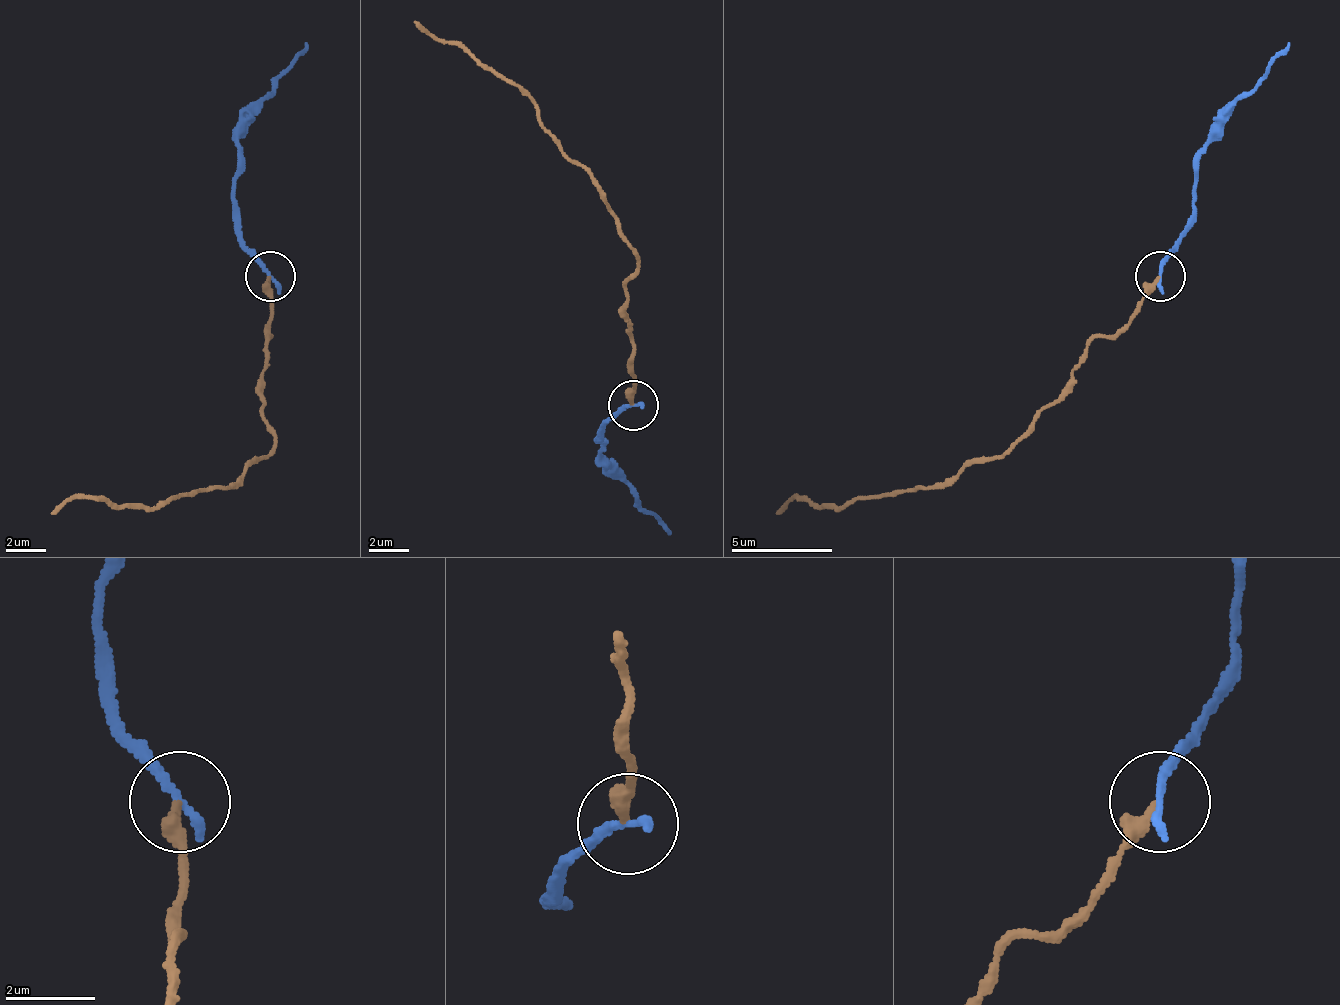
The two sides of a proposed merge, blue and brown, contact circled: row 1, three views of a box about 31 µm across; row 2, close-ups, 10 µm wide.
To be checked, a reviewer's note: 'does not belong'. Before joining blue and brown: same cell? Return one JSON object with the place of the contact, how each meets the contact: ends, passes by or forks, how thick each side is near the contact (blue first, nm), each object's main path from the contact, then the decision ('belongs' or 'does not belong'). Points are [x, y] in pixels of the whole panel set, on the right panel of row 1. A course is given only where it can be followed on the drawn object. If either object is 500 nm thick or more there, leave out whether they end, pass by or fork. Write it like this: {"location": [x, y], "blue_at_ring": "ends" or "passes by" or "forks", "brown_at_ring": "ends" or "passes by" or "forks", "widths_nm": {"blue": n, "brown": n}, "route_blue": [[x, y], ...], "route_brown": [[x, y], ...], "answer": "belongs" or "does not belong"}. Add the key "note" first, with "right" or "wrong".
{"note": "right", "location": [1160, 276], "blue_at_ring": "ends", "brown_at_ring": "ends", "widths_nm": {"blue": 240, "brown": 320}, "route_blue": [[1159, 275], [1194, 209], [1199, 149], [1214, 124], [1290, 43]], "route_brown": [[1159, 275], [1143, 305], [1088, 346], [1073, 381], [1007, 446], [932, 487], [841, 507], [795, 497], [775, 512]], "answer": "does not belong"}

